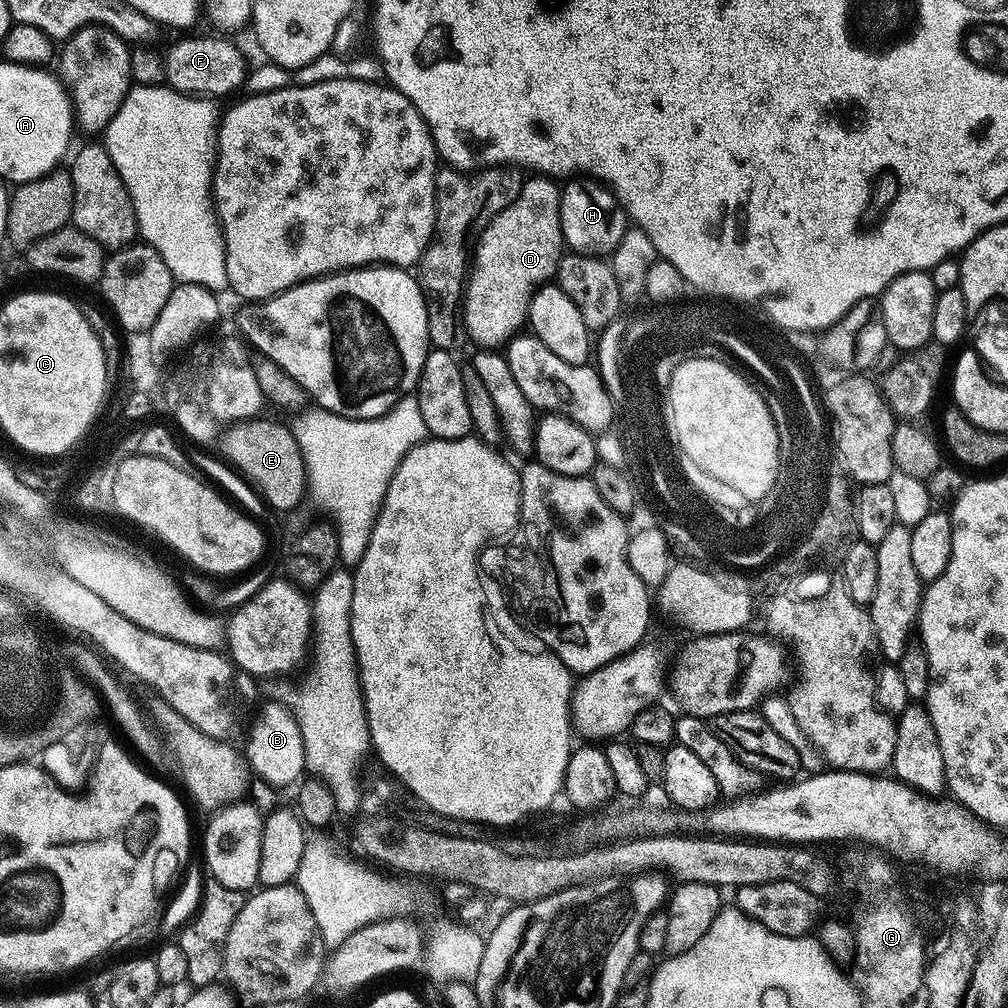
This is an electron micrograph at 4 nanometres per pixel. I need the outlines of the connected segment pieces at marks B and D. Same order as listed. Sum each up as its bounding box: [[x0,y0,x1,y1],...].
[[245,702,308,788],[462,174,566,349]]

